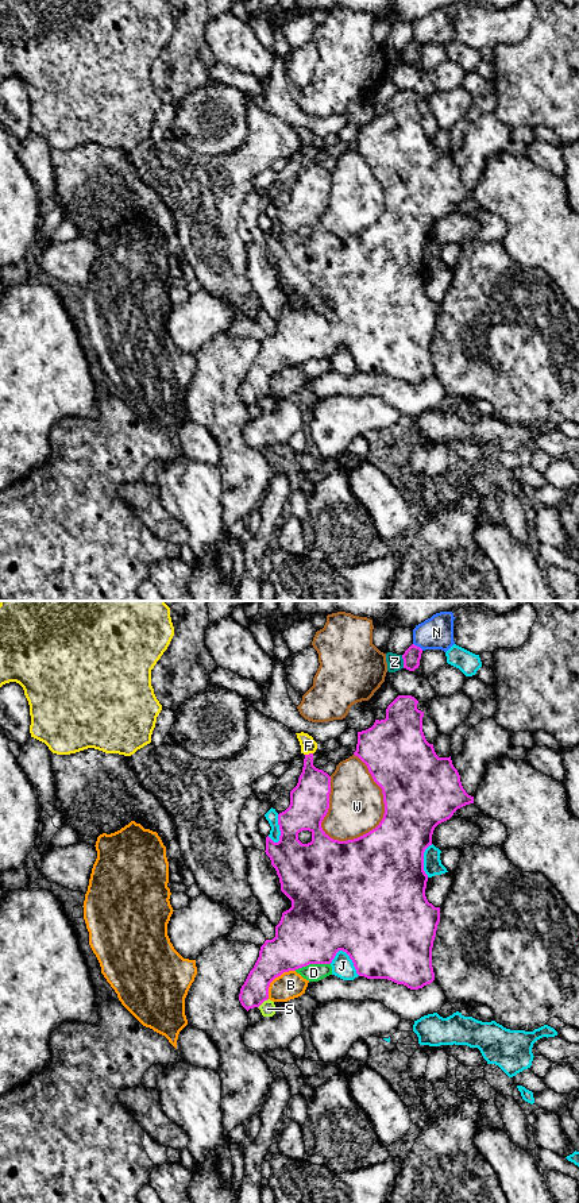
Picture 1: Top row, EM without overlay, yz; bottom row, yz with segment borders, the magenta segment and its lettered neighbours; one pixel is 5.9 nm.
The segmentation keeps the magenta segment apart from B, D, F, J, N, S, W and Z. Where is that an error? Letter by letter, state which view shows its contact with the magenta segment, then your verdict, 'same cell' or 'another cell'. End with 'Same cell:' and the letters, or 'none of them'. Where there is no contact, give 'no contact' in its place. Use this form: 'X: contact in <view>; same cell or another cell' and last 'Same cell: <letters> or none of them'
B: contact in yz; another cell
D: contact in yz; another cell
F: contact in yz; another cell
J: contact in yz; another cell
N: contact in yz; another cell
S: contact in yz; another cell
W: contact in yz; another cell
Z: contact in yz; another cell
Same cell: none of them

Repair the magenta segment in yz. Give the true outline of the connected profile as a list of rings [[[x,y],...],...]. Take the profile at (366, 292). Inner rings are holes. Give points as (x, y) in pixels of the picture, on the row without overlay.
[[[398,90],[386,104],[385,115],[375,115],[374,120],[366,126],[358,127],[356,146],[354,147],[368,163],[374,177],[382,184],[385,209],[379,220],[368,228],[347,236],[339,236],[331,234],[321,223],[321,217],[329,204],[331,189],[331,171],[313,161],[313,149],[305,150],[302,167],[298,173],[297,181],[290,186],[289,203],[278,209],[278,220],[281,225],[279,236],[274,238],[269,231],[266,232],[266,250],[271,255],[271,261],[275,263],[281,278],[281,286],[292,296],[292,302],[282,308],[279,319],[275,321],[275,332],[266,335],[260,342],[259,352],[250,366],[244,379],[240,383],[239,396],[242,401],[248,406],[250,404],[259,402],[269,394],[270,378],[281,371],[283,367],[296,366],[309,359],[331,359],[339,346],[346,347],[354,358],[356,369],[367,374],[387,374],[397,379],[404,379],[410,385],[422,383],[435,375],[435,367],[432,362],[432,343],[436,332],[437,320],[440,317],[440,302],[435,302],[428,297],[425,292],[425,284],[428,270],[424,266],[424,247],[432,240],[432,230],[435,223],[449,215],[453,208],[470,198],[474,198],[474,192],[468,190],[462,181],[460,170],[453,162],[451,151],[439,153],[435,147],[433,139],[429,139],[422,127],[424,107],[417,104],[418,96],[412,90]],[[309,225],[312,228],[312,236],[302,239],[298,235],[298,228]]]

